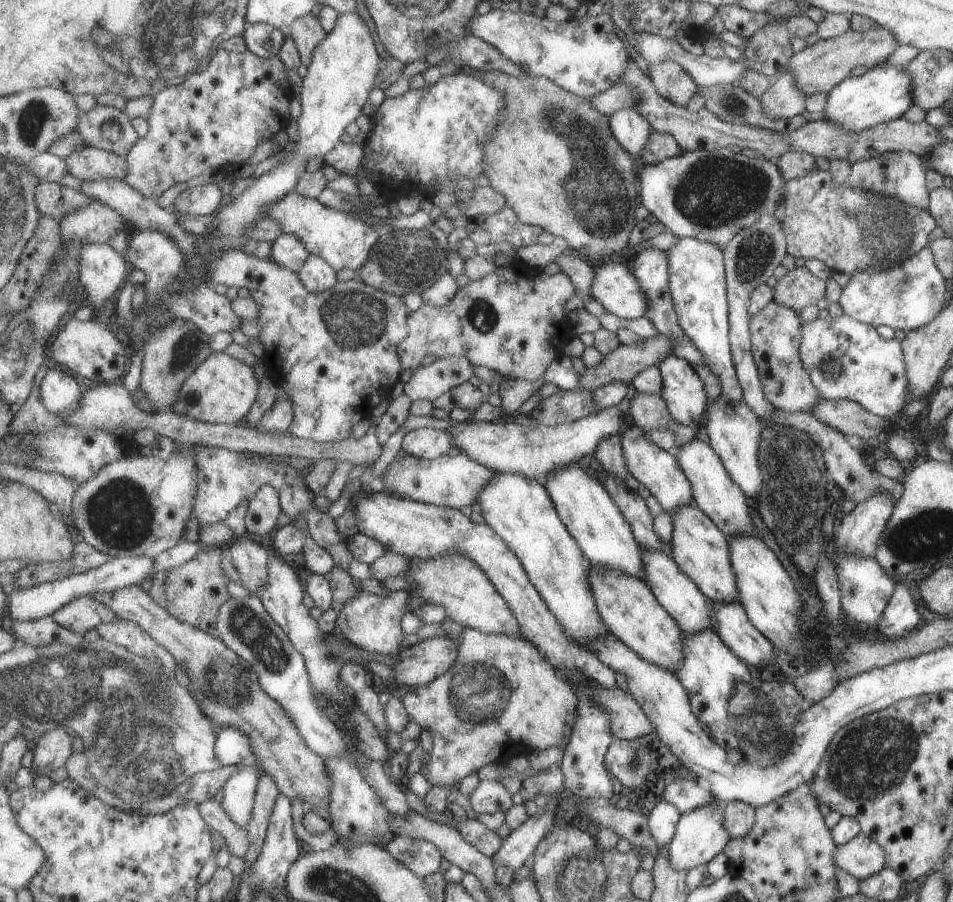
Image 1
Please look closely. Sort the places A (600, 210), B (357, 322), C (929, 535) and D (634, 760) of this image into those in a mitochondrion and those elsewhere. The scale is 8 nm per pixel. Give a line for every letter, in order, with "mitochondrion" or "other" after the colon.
A: mitochondrion
B: mitochondrion
C: mitochondrion
D: mitochondrion

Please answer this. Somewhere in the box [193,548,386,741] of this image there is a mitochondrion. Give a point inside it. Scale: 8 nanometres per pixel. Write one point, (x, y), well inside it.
(250, 633)

